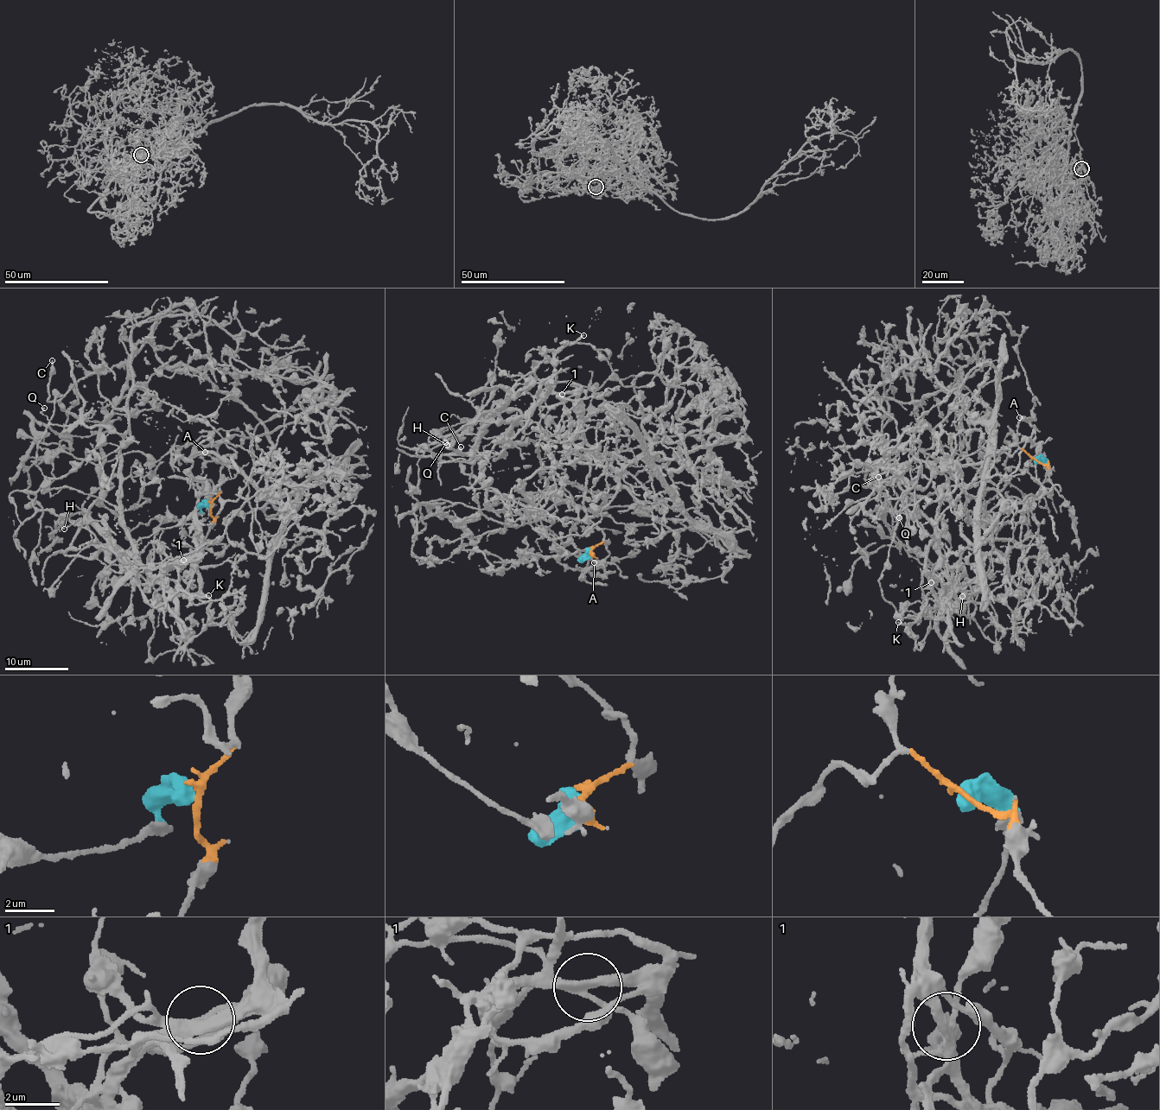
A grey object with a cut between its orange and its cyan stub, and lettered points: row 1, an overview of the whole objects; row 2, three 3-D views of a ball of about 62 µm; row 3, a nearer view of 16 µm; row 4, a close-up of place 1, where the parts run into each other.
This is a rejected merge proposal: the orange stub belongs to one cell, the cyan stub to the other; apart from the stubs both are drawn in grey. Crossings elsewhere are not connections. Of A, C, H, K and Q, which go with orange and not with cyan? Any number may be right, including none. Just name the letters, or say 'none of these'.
A, K

